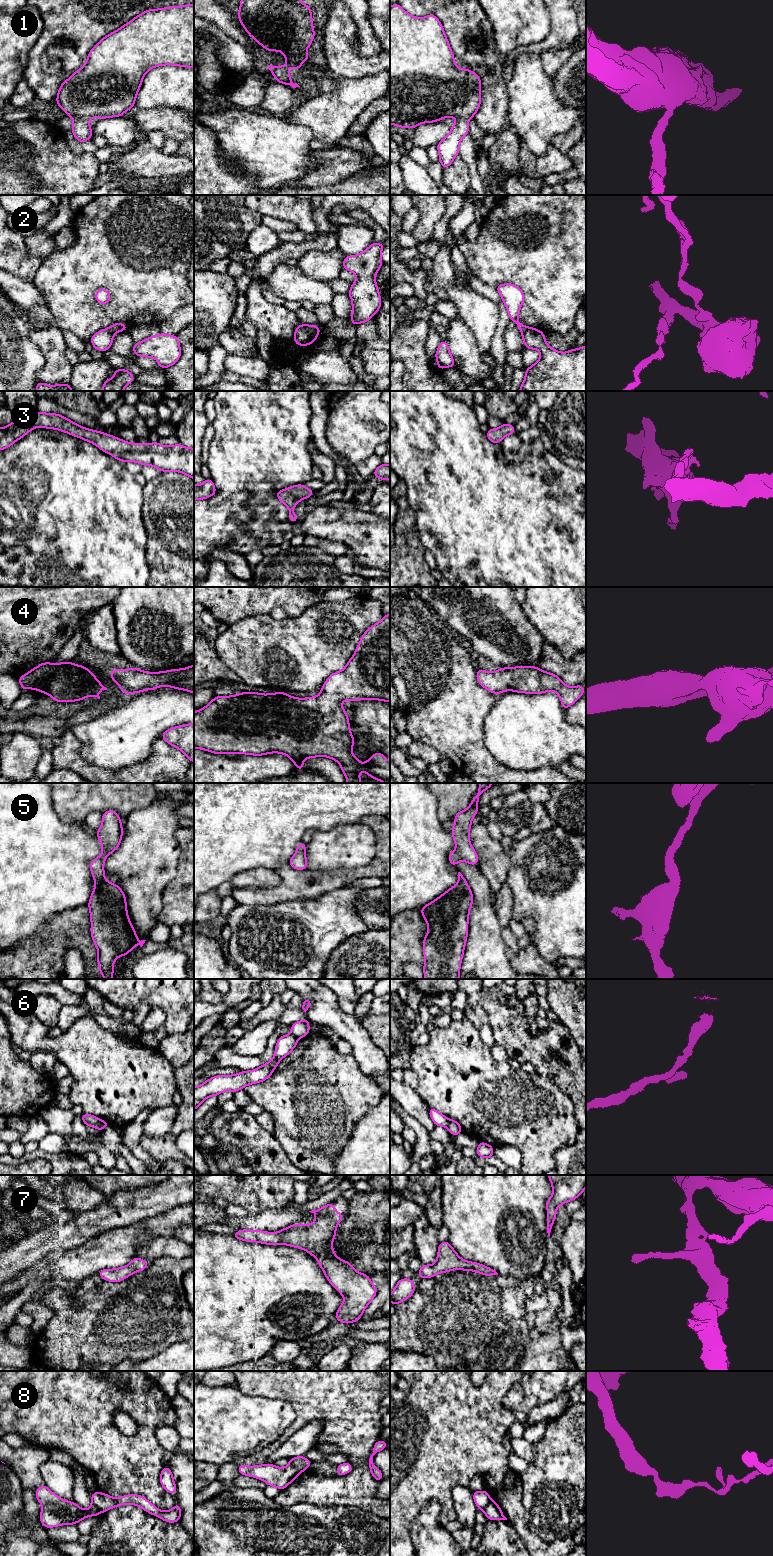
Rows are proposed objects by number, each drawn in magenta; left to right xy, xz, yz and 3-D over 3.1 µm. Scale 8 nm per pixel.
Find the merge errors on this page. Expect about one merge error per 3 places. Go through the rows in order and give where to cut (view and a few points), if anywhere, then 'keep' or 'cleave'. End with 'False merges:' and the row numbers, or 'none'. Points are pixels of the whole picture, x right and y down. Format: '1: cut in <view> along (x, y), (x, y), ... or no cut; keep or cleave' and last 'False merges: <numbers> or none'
1: no cut; keep
2: cut in xz along (305, 325), (311, 332), (317, 335); cleave
3: no cut; keep
4: no cut; keep
5: no cut; keep
6: cut in xy along (99, 1119), (99, 1125), (102, 1129); cleave
7: no cut; keep
8: cut in xz along (289, 1464), (300, 1472); cleave
False merges: 2, 6, 8

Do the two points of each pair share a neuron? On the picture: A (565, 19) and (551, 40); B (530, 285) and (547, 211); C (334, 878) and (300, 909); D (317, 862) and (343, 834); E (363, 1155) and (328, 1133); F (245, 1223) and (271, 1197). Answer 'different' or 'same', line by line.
A: same
B: same
C: different
D: same
E: different
F: different

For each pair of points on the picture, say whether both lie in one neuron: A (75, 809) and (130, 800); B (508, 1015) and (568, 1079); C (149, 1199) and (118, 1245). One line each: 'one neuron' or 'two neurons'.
A: one neuron
B: one neuron
C: two neurons

